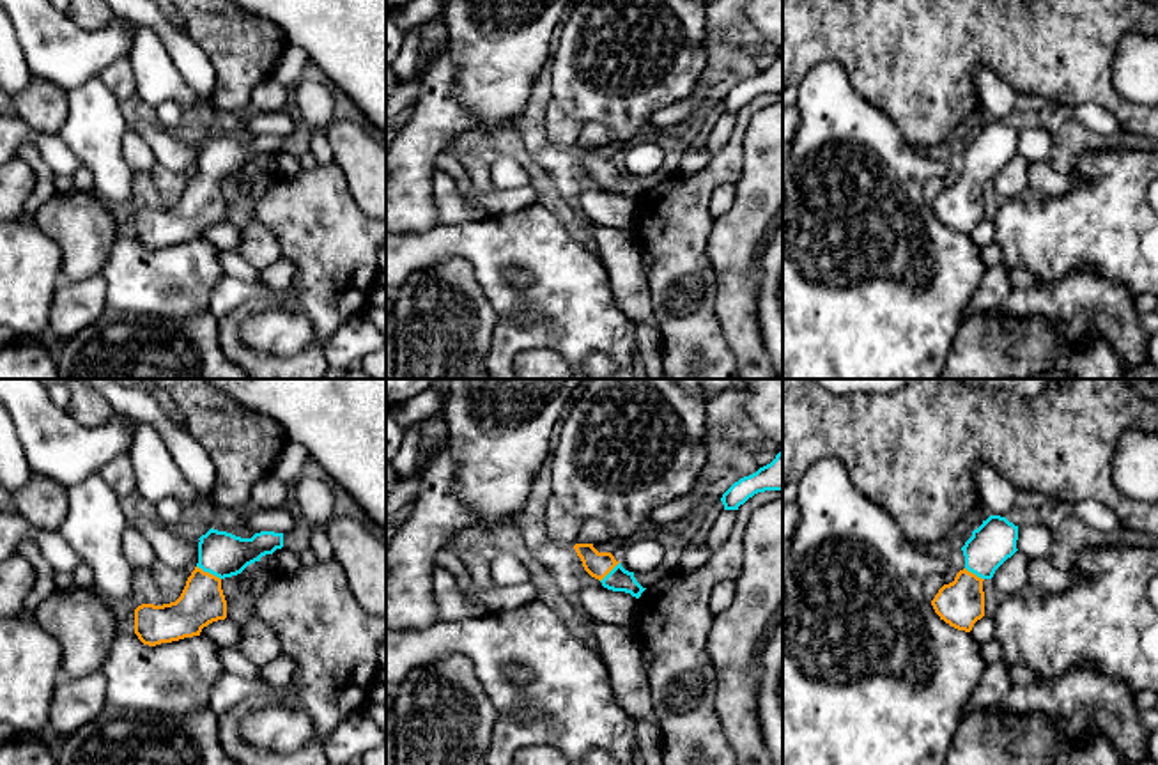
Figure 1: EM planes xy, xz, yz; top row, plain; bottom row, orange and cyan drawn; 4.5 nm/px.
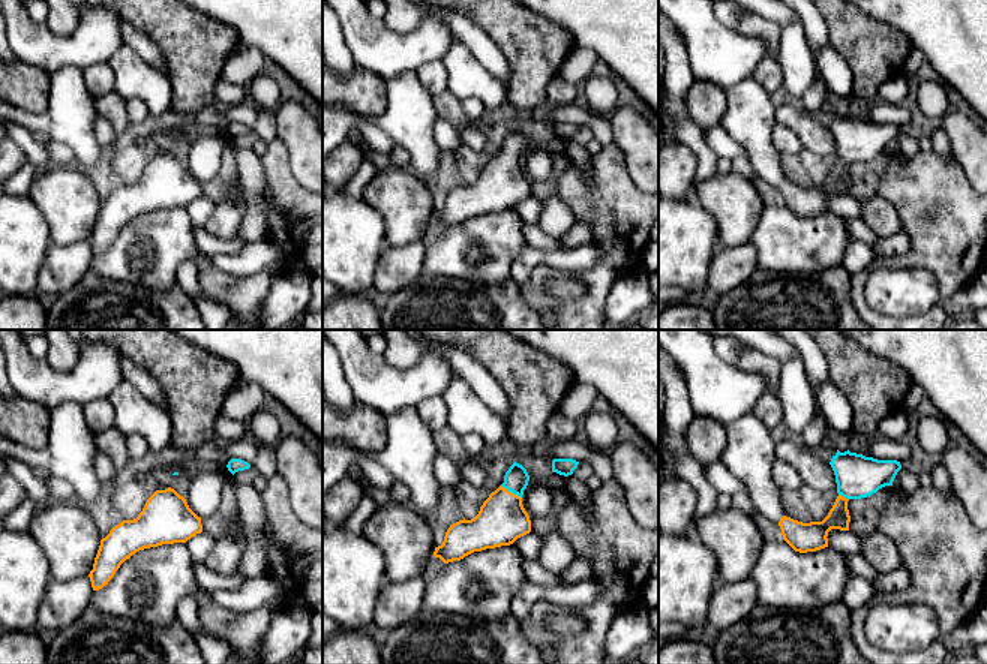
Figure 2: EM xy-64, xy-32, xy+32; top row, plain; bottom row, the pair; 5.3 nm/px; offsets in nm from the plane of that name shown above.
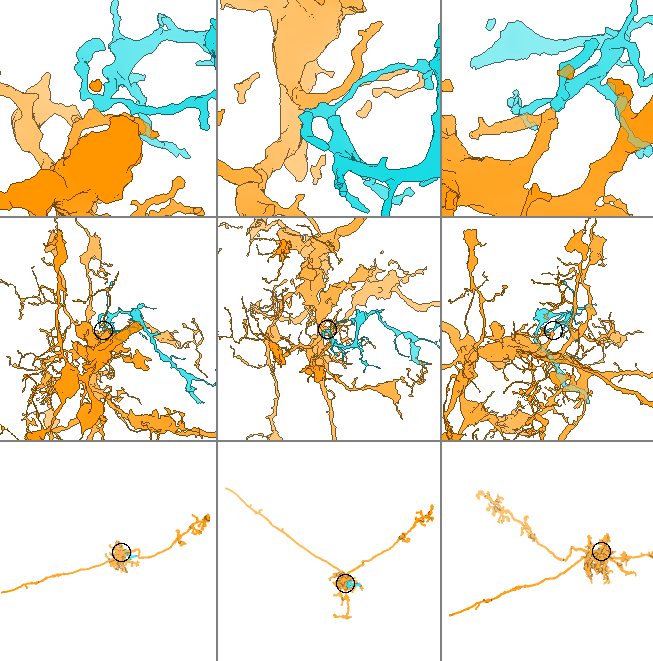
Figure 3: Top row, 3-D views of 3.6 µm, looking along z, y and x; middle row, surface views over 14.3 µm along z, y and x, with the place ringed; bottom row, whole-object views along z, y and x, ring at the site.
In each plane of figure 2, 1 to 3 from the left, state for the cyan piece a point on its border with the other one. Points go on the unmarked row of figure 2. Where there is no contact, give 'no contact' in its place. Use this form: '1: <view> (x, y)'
1: no contact
2: xy-32 (510, 156)
3: xy+32 (842, 161)

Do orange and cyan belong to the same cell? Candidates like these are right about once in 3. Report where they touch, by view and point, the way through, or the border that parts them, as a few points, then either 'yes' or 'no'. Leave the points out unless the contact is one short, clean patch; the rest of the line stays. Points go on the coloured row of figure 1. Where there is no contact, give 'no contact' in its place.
meets orange in xy at (208, 572); runs through xy (202, 601), (208, 572), (223, 555); yes

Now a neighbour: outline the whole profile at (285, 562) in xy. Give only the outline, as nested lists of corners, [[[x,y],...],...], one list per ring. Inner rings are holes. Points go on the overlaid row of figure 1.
[[[282,547],[273,552],[273,567],[283,576],[294,576],[301,568],[299,556]]]

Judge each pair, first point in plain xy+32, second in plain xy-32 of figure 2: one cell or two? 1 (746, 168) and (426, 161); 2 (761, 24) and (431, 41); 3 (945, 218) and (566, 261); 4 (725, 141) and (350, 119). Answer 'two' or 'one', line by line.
1: two
2: two
3: two
4: one

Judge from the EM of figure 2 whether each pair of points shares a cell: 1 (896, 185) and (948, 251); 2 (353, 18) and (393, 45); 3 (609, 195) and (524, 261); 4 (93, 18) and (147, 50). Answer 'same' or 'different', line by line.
1: same
2: same
3: different
4: different

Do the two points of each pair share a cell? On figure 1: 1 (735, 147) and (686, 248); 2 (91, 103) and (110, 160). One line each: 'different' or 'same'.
1: same
2: same

